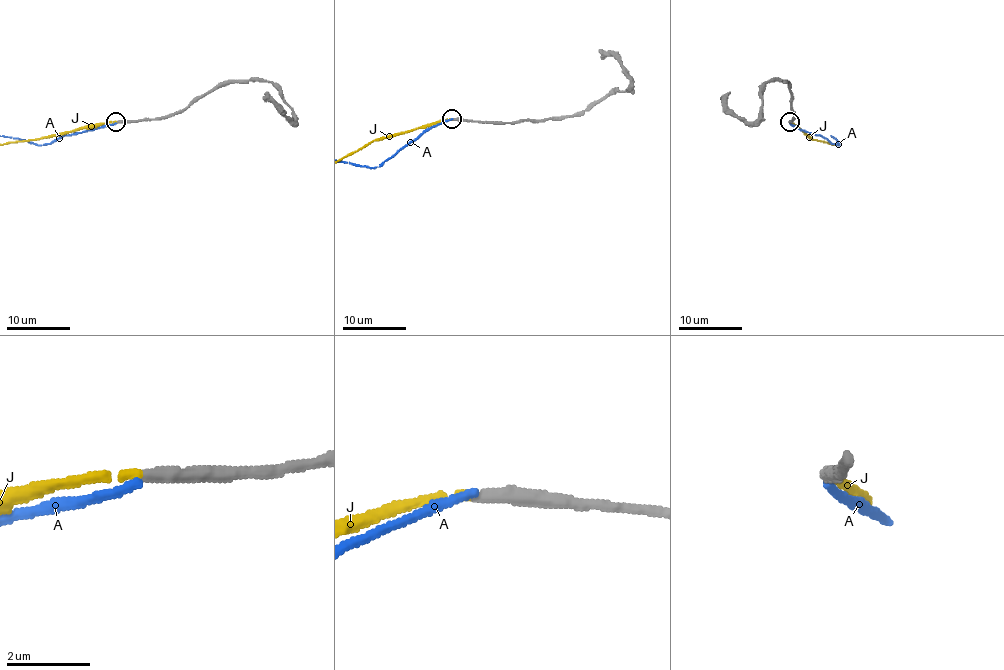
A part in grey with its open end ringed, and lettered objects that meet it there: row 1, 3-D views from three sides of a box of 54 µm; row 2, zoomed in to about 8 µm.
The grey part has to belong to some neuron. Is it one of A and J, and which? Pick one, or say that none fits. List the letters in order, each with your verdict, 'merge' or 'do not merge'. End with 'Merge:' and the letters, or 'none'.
A: do not merge
J: merge
Merge: J

